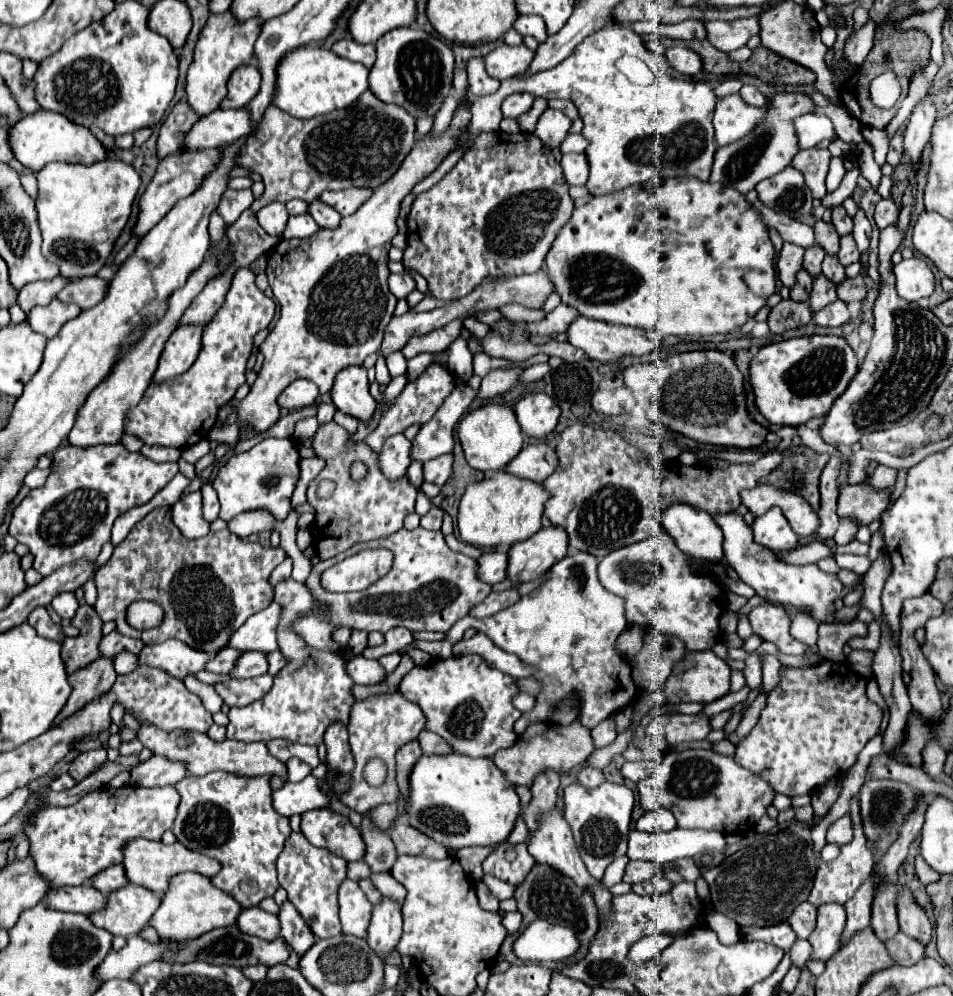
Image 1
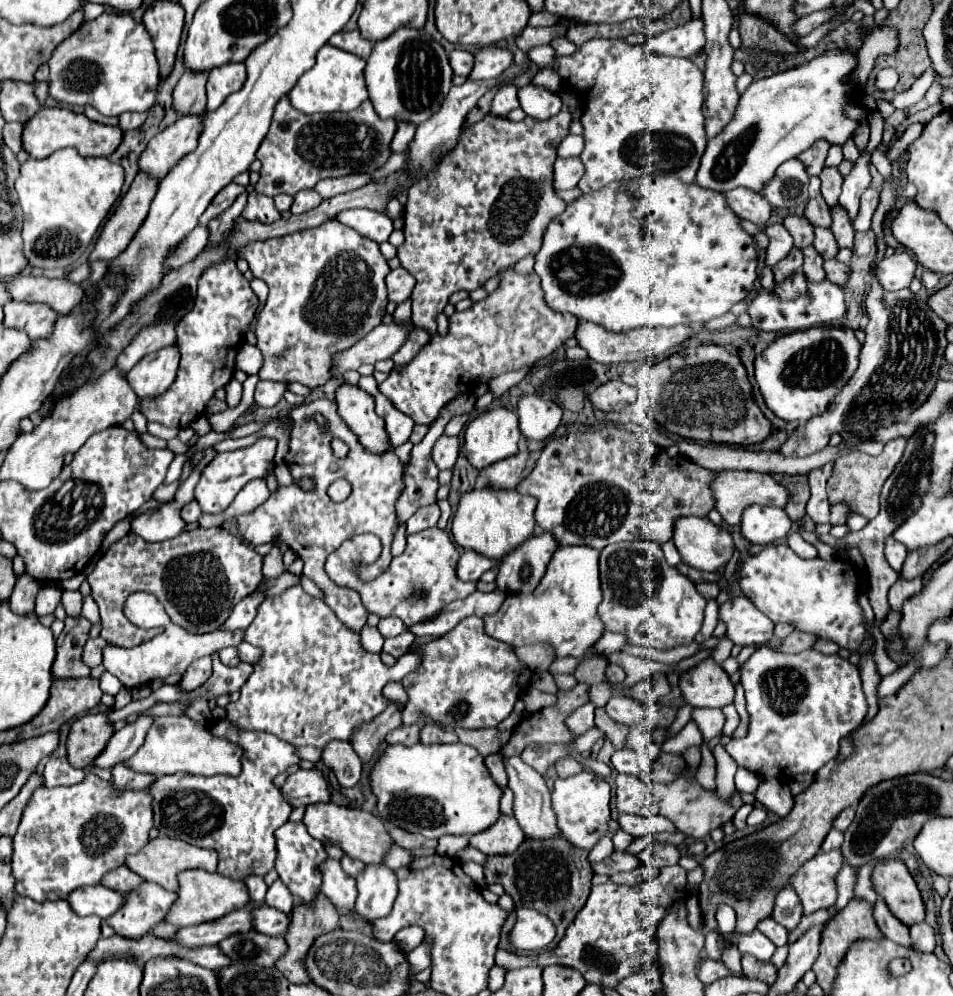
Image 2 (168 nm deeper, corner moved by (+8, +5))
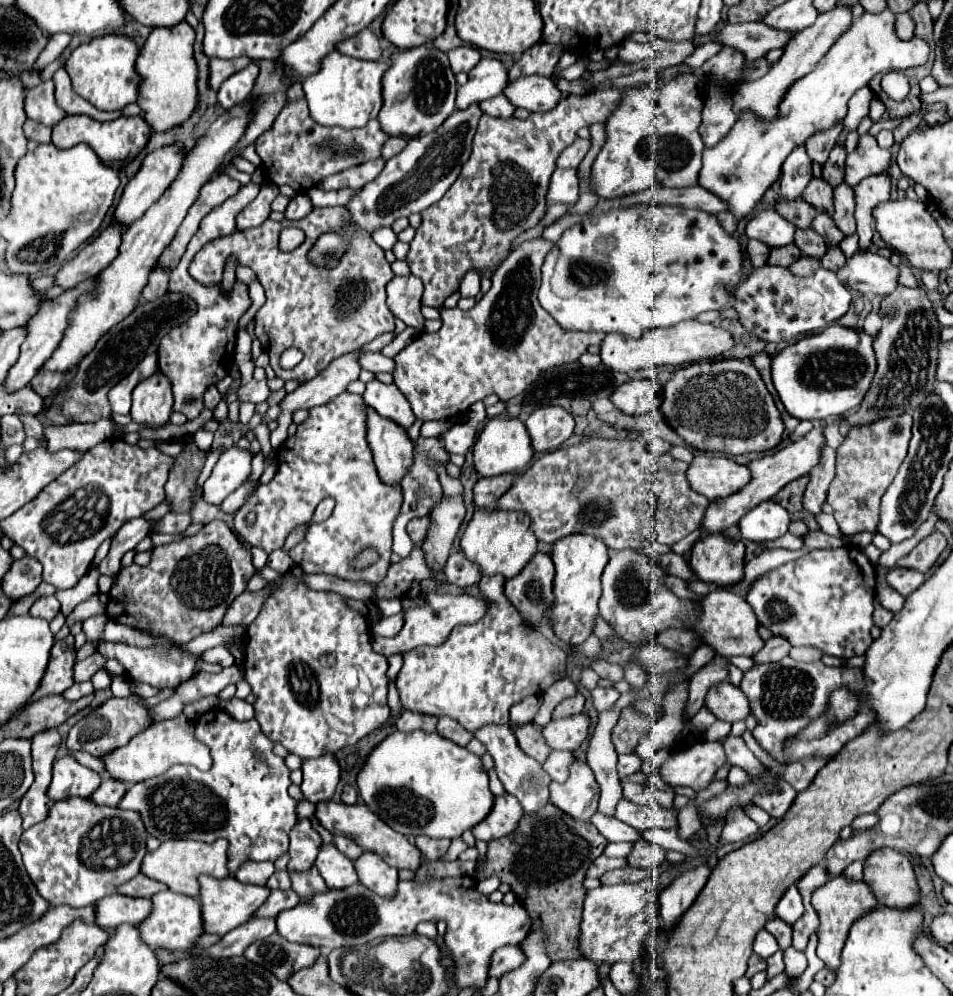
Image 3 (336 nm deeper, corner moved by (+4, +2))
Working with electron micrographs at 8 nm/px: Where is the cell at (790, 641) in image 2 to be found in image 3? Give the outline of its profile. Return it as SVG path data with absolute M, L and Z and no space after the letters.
M772 636L770 640L766 640L764 648L754 656L756 664L768 664L768 662L780 662L784 656L788 656L790 644L788 640L780 638L780 636Z

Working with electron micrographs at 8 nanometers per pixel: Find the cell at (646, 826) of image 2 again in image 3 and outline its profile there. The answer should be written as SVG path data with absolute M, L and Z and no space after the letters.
M596 812L596 816L592 816L592 826L596 826L596 830L608 840L608 842L636 842L640 840L640 832L634 830L632 826L612 818L612 816L606 816L602 812Z

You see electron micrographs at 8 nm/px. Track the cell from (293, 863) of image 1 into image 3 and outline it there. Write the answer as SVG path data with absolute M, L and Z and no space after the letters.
M298 820L298 824L292 828L290 832L290 864L288 870L290 872L302 872L312 868L318 850L320 850L322 838L314 832L314 828L310 826L310 820Z

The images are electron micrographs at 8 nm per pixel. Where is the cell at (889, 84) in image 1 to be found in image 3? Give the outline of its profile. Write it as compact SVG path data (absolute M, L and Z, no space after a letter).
M888 72L882 78L882 90L894 100L902 100L908 94L910 86L908 86L908 80L902 72Z

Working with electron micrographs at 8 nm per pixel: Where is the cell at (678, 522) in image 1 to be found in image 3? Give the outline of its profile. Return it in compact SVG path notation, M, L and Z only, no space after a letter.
M722 534L700 538L692 546L690 568L704 582L714 582L720 588L734 586L734 584L744 580L744 544L742 542L734 542L734 540L730 540L730 538L722 536Z

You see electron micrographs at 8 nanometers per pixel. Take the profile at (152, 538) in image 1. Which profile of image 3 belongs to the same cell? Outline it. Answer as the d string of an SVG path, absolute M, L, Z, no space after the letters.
M212 520L190 538L154 548L148 566L122 568L112 584L106 614L120 624L164 634L176 644L184 644L222 622L228 606L246 590L254 572L250 546L226 522Z

